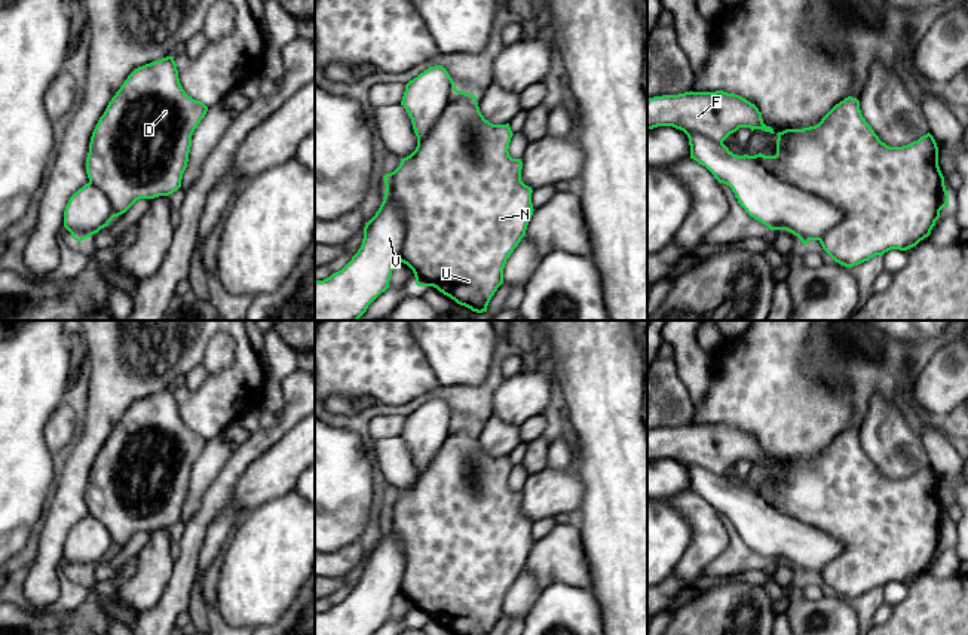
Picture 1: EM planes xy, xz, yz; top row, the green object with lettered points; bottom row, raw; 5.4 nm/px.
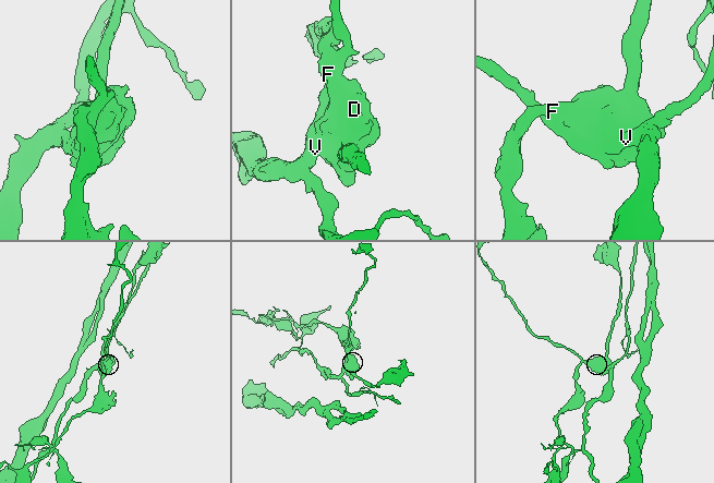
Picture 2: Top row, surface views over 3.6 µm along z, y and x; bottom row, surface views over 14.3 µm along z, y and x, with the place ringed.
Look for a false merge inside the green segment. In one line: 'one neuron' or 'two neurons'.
two neurons

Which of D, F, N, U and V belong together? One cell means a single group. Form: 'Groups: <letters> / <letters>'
Groups: D F N U / V

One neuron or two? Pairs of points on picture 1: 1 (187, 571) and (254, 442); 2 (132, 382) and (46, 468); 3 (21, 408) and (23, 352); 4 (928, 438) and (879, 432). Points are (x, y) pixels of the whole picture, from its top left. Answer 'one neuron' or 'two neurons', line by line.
1: one neuron
2: two neurons
3: one neuron
4: two neurons

